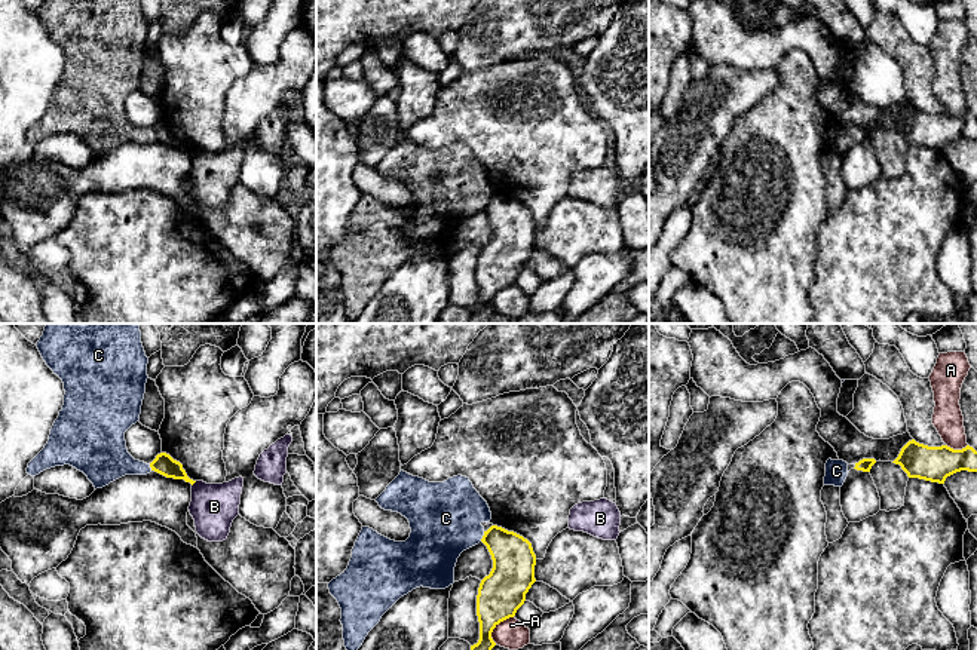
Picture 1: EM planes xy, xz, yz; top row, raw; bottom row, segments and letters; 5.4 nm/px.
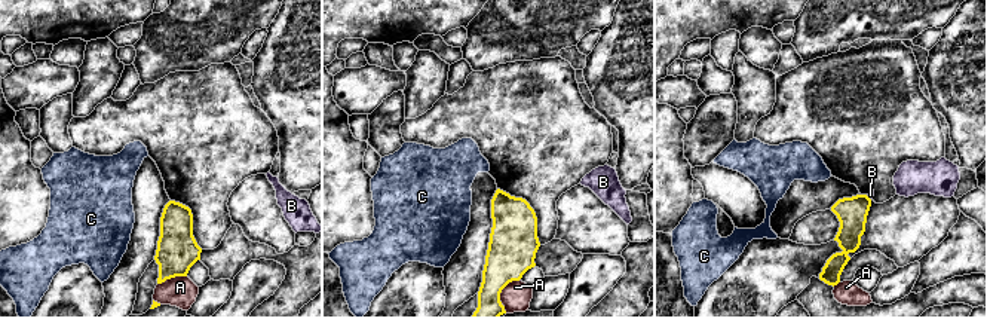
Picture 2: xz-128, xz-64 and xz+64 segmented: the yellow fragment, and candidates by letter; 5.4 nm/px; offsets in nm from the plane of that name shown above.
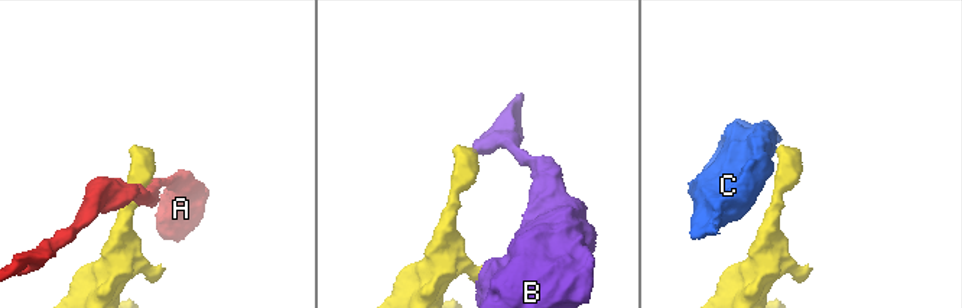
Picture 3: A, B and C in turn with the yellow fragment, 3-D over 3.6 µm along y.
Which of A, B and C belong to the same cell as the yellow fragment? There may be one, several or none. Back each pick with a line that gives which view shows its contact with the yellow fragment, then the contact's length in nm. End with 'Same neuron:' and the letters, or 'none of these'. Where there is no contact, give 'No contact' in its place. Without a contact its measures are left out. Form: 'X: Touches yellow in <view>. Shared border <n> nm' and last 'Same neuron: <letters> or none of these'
Same neuron: none of these

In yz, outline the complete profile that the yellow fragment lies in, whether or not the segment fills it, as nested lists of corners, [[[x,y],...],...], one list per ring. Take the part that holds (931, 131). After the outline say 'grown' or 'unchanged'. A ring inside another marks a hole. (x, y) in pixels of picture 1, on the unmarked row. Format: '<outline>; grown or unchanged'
[[[912,107],[892,131],[900,132],[909,145],[944,151],[956,139],[977,139],[977,119],[970,113],[953,117],[947,113],[928,114]]]; unchanged

